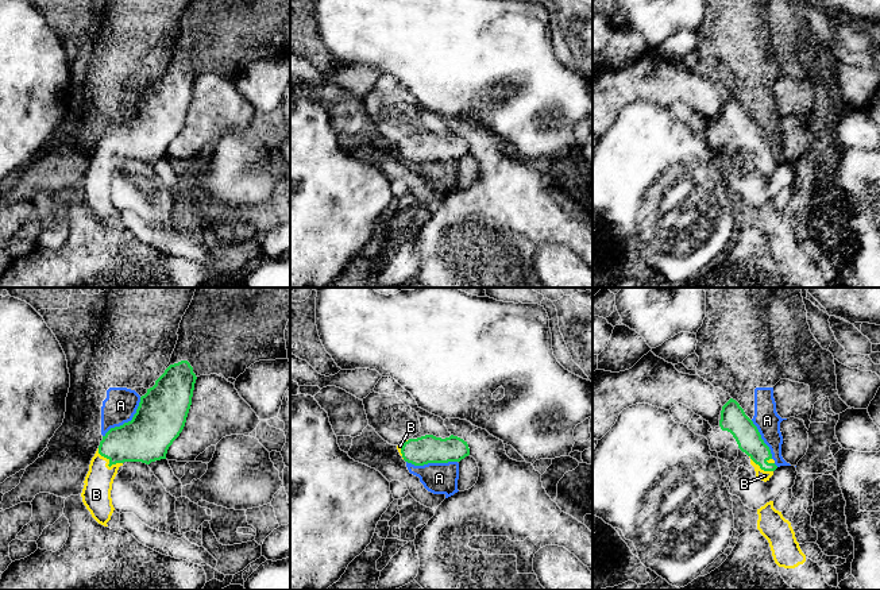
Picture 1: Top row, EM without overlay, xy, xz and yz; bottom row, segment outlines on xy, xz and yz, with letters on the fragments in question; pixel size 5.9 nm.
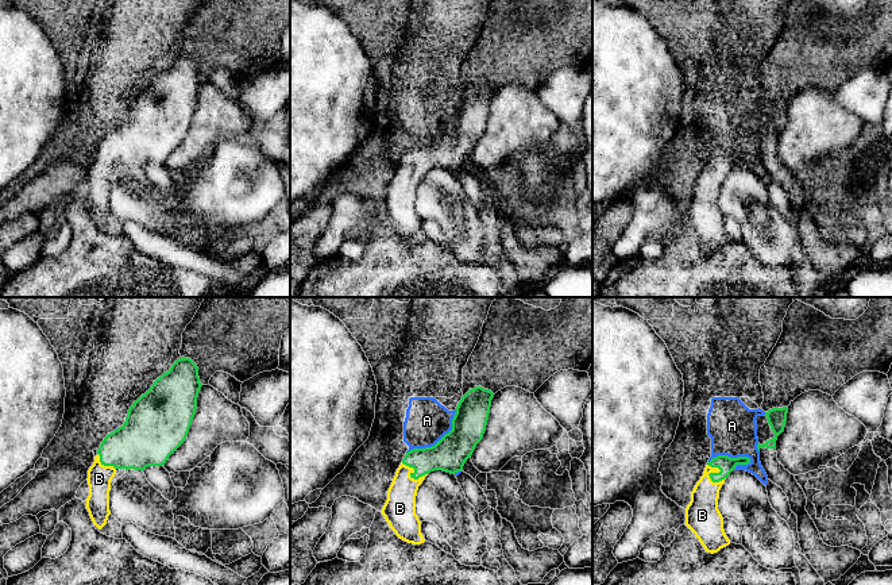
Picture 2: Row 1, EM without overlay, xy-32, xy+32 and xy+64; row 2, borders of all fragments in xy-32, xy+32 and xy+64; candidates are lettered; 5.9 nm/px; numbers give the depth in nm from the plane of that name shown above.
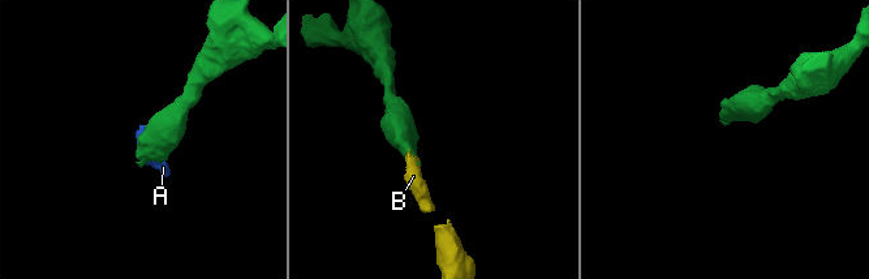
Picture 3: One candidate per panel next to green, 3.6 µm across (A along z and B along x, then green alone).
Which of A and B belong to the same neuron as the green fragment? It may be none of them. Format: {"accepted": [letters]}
{"accepted": ["B"]}

